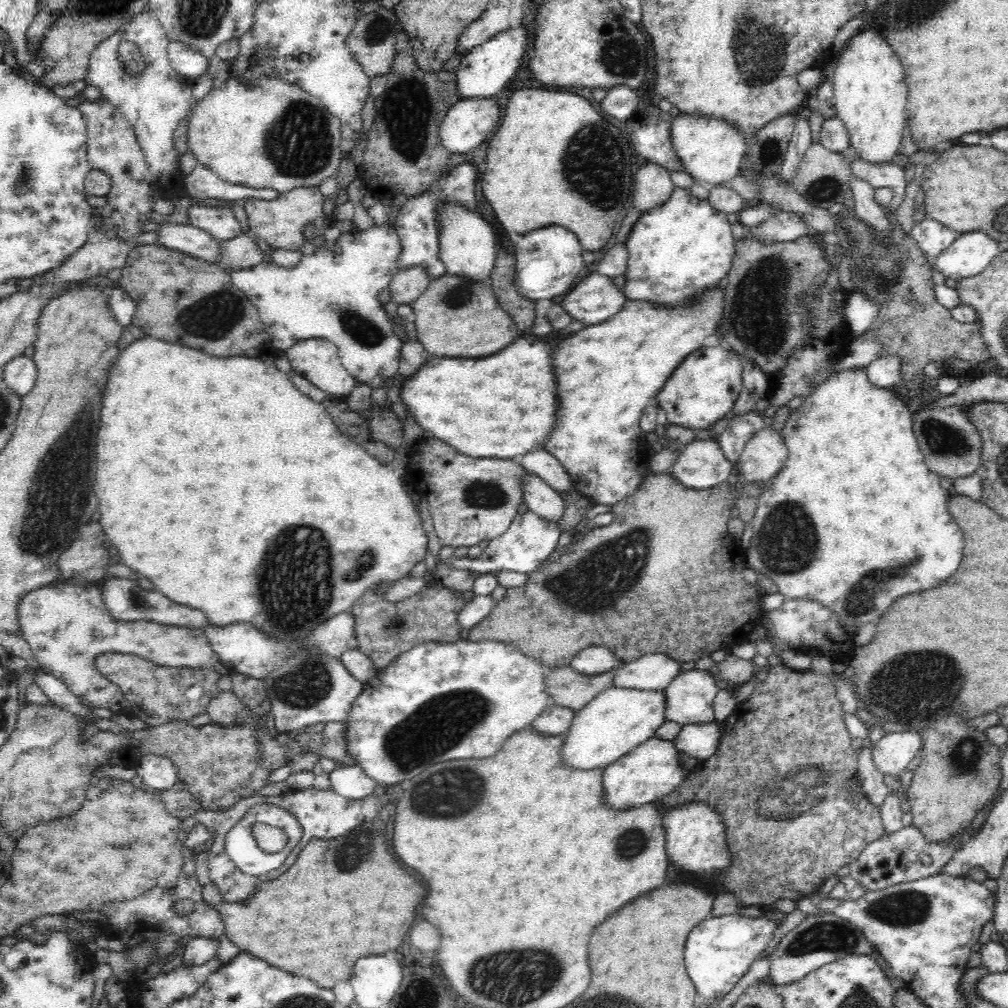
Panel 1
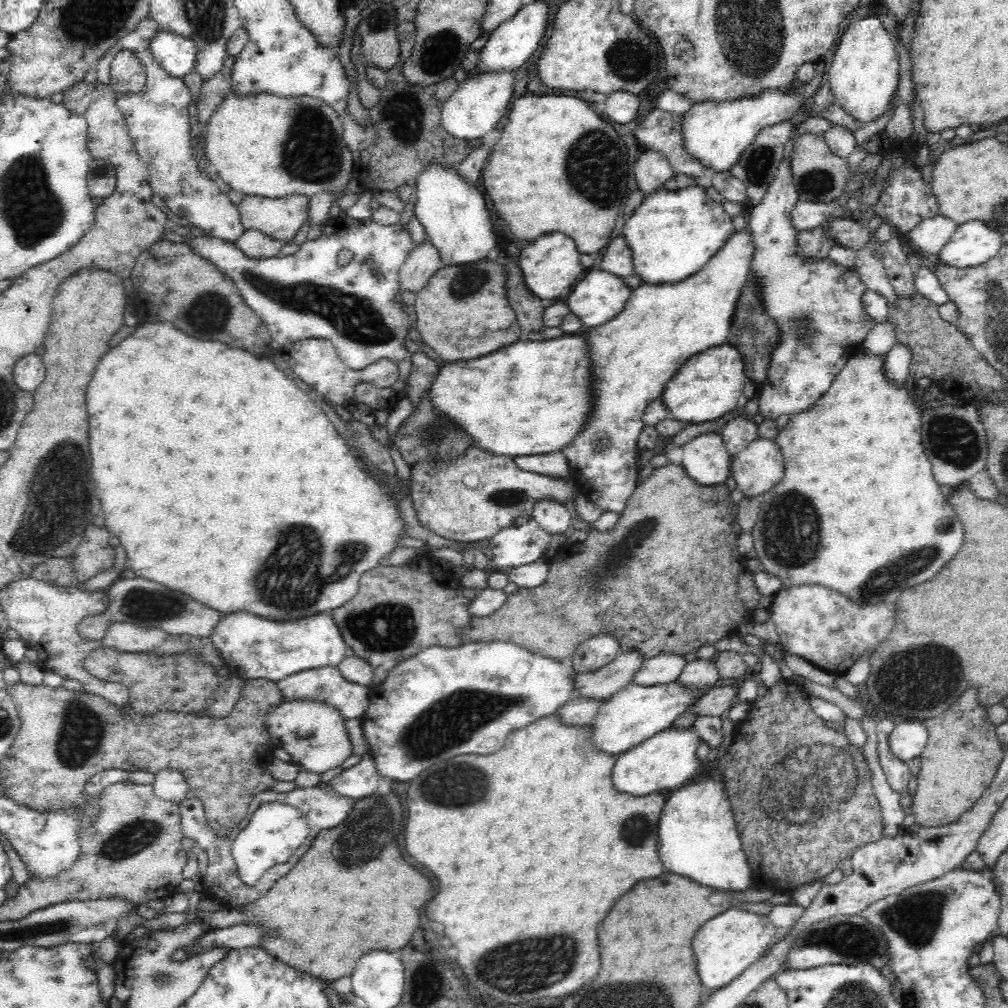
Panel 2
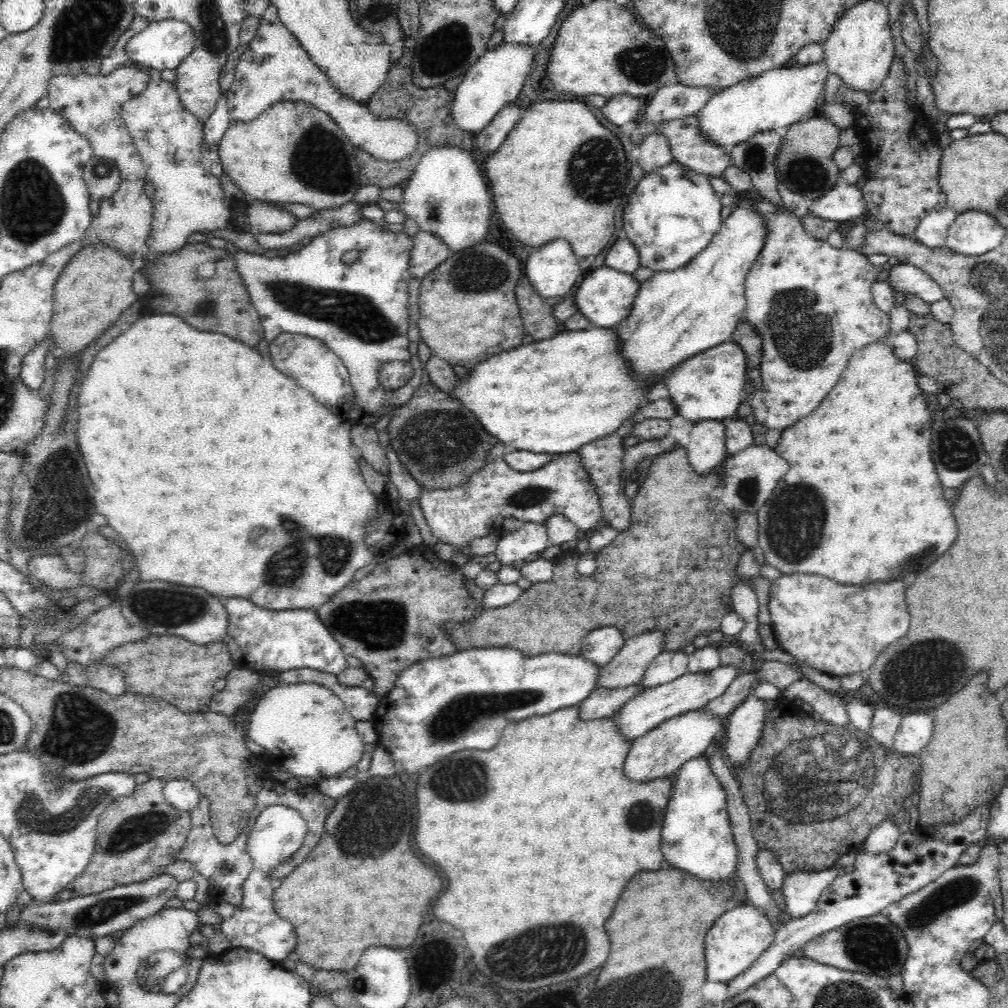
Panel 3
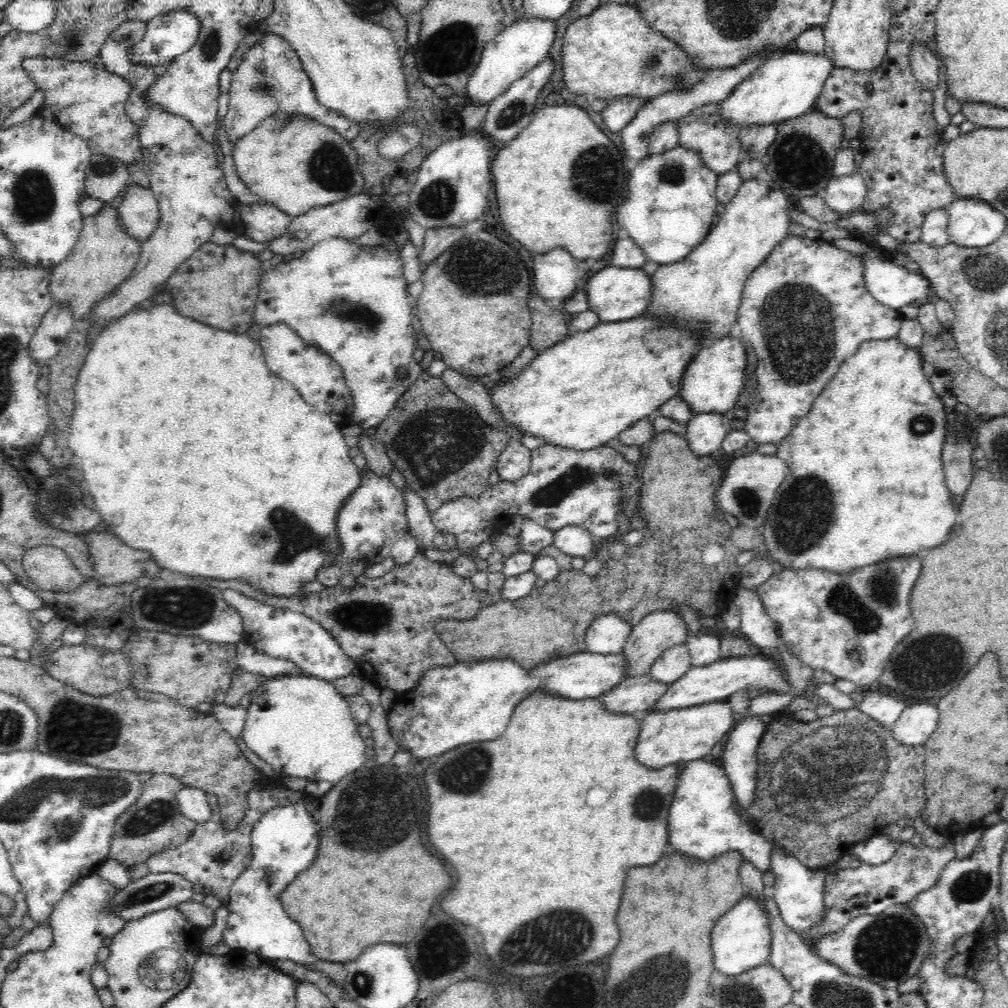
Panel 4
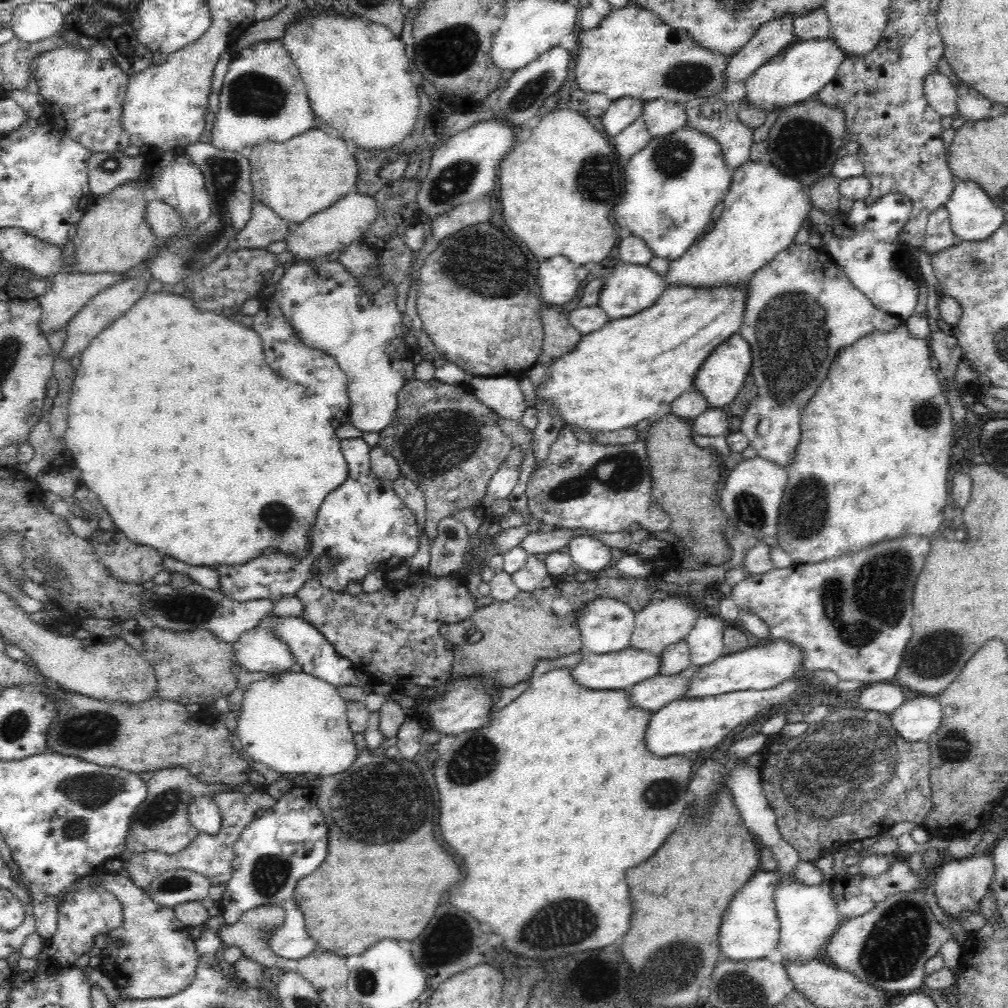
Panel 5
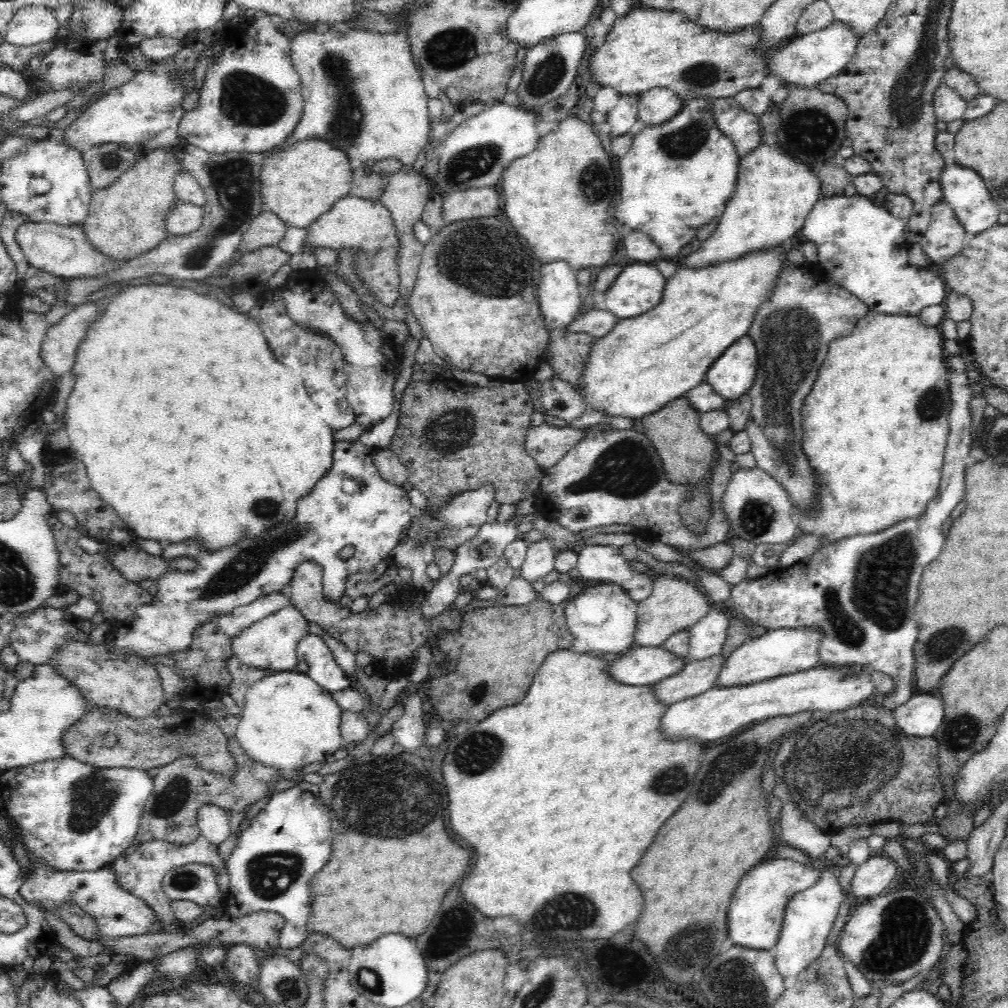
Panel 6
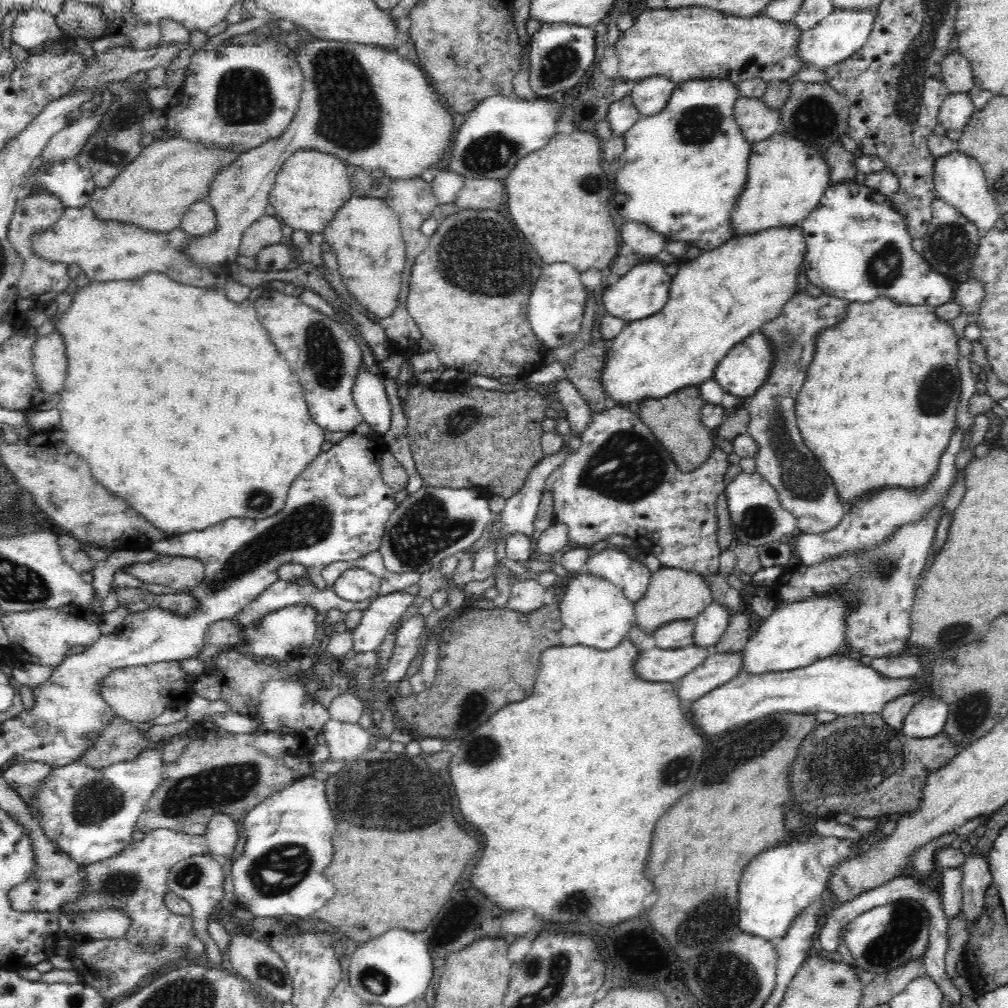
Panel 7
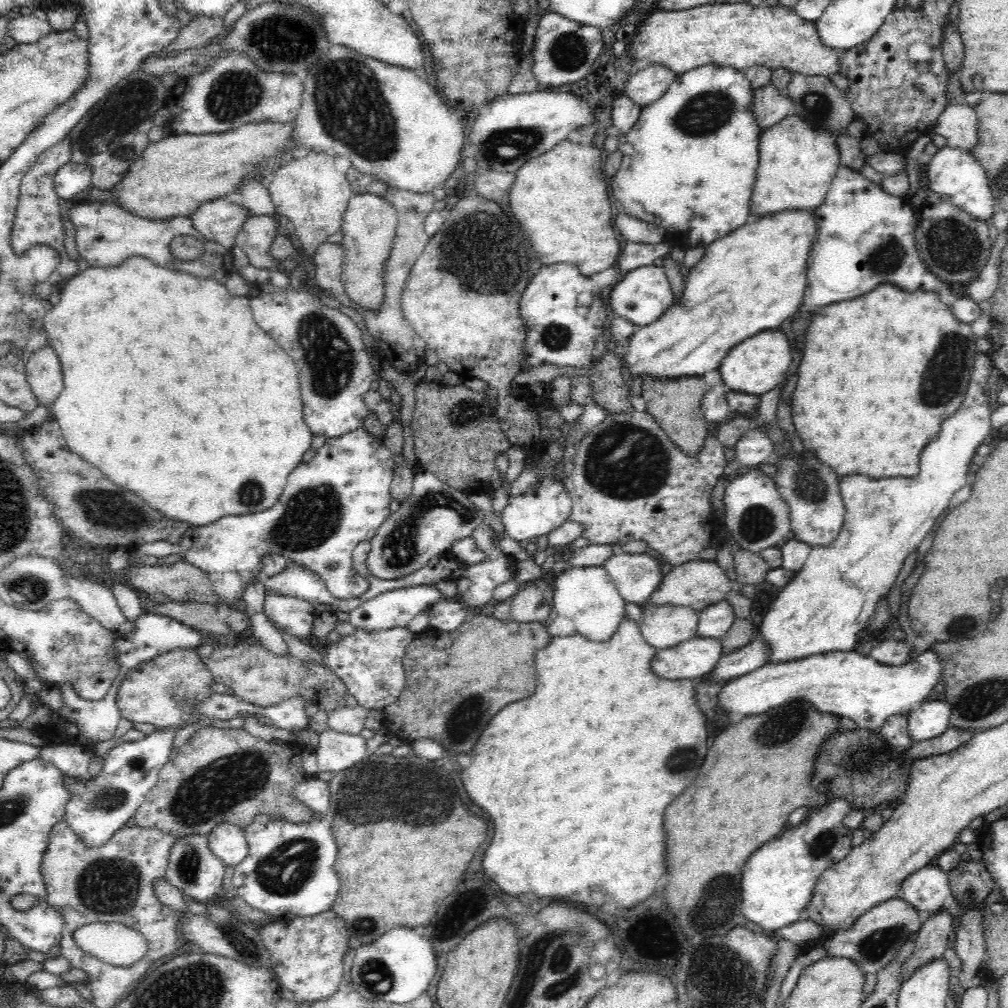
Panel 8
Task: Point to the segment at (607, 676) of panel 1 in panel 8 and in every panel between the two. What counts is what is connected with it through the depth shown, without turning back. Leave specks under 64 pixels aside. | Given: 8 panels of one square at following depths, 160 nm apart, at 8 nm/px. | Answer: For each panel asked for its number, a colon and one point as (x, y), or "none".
2: (600, 684)
3: (628, 667)
4: (656, 632)
5: (662, 623)
6: (675, 604)
7: (673, 594)
8: (697, 584)

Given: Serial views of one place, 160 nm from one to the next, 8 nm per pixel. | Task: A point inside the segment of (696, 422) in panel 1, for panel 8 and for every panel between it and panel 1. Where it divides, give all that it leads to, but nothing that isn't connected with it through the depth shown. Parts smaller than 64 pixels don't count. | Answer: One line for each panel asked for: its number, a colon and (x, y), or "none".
2: (709, 385)
3: (709, 386)
4: (712, 383)
5: (723, 374)
6: (732, 374)
7: (744, 369)
8: (757, 365)

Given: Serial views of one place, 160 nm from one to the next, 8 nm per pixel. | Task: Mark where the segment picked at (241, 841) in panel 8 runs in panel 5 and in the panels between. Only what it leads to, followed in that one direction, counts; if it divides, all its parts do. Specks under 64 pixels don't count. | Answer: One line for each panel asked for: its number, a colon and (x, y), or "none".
5: (204, 813)
6: (213, 821)
7: (221, 834)

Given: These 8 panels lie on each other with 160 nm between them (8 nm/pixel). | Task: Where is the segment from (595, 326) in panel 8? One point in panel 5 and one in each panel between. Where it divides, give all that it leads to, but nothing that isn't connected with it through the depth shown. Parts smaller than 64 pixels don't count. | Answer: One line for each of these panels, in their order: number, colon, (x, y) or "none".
5: (558, 284)
6: (558, 299)
7: (555, 308)

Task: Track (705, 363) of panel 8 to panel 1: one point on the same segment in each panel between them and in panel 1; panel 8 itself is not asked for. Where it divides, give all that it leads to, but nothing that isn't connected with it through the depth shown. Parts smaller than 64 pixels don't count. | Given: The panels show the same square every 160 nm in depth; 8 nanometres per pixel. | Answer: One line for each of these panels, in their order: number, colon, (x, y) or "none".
1: (500, 406)
2: (527, 399)
3: (551, 398)
4: (592, 385)
5: (624, 372)
6: (645, 361)
7: (716, 300)

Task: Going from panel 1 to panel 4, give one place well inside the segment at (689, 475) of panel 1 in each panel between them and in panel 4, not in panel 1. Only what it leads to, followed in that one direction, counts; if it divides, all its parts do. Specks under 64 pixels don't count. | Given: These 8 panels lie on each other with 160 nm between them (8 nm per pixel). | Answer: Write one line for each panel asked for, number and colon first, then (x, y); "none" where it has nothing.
2: (705, 458)
3: (706, 449)
4: (705, 431)

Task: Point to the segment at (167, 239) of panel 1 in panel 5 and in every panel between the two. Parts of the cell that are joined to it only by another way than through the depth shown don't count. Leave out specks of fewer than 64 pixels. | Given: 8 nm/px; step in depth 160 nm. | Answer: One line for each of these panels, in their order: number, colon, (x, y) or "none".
2: (306, 295)
3: (360, 311)
4: (351, 304)
5: (324, 304)

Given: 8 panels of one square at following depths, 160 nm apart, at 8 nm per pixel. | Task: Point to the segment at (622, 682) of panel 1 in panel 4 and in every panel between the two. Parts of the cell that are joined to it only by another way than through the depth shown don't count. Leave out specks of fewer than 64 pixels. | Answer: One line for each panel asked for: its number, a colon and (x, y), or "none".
2: (665, 668)
3: (667, 666)
4: (672, 664)

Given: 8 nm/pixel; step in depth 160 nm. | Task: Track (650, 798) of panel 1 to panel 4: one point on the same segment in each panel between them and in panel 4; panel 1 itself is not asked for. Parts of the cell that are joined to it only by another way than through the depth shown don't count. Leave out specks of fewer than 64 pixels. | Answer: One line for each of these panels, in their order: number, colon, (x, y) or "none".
2: (666, 761)
3: (662, 752)
4: (666, 738)

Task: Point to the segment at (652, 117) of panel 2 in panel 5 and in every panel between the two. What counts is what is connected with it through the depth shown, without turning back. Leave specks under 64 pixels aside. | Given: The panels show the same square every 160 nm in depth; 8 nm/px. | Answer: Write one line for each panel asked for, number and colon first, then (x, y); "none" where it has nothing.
3: (689, 147)
4: (716, 141)
5: (711, 115)

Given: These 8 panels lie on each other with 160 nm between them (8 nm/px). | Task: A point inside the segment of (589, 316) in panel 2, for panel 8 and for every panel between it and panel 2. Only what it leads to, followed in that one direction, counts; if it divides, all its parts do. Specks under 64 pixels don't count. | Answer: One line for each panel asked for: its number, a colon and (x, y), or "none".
3: (605, 298)
4: (615, 294)
5: (631, 289)
6: (637, 289)
7: (644, 290)
8: (642, 296)

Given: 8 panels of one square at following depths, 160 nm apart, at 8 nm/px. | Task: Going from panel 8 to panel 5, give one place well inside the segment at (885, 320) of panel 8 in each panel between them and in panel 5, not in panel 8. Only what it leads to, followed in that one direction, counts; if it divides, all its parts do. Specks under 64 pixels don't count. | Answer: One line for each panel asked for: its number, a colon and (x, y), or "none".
5: (881, 419)
6: (875, 427)
7: (878, 412)

